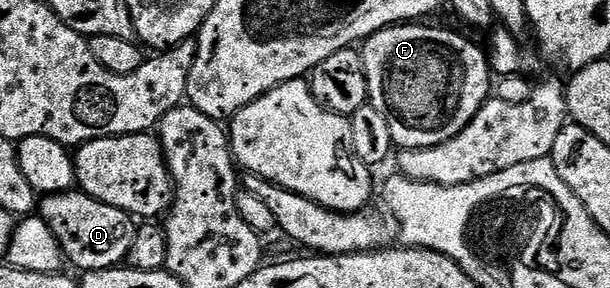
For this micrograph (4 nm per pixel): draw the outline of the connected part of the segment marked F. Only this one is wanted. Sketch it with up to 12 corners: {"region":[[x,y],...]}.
{"region":[[397,24],[362,43],[397,147],[458,136],[490,97],[468,38]]}

